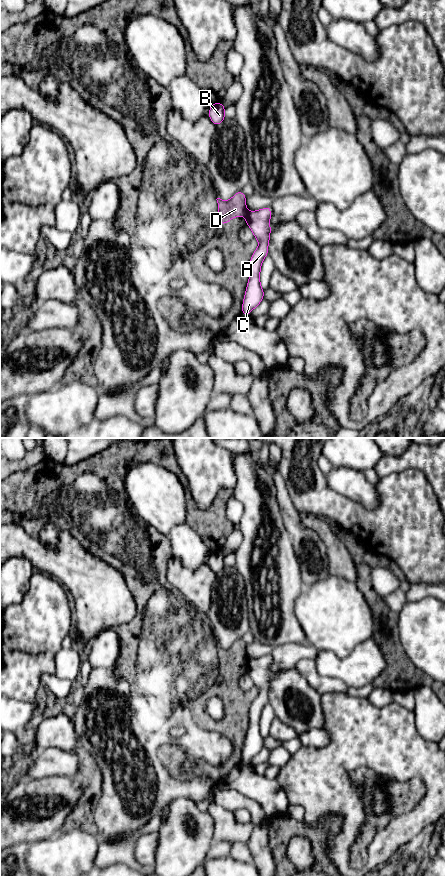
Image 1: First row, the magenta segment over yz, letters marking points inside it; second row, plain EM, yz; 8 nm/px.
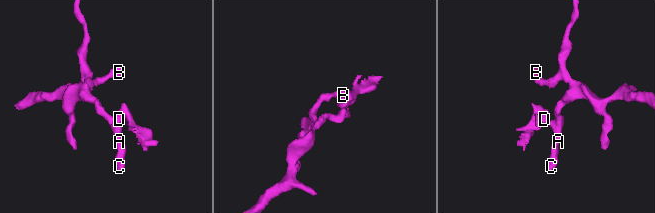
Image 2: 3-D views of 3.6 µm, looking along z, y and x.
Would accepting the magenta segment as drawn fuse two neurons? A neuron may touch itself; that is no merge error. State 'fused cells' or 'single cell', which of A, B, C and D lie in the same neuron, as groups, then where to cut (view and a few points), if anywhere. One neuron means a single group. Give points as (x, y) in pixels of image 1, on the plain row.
fused cells; groups A B C / D; cut yz (247, 660), (246, 669)

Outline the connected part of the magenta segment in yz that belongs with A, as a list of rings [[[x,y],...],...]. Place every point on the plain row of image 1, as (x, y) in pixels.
[[[271,654],[247,661],[246,672],[253,680],[254,686],[259,689],[259,693],[250,707],[250,723],[242,752],[242,762],[245,764],[248,764],[264,746],[264,738],[260,731],[260,719],[261,712],[268,703],[268,693],[272,679],[270,676]]]

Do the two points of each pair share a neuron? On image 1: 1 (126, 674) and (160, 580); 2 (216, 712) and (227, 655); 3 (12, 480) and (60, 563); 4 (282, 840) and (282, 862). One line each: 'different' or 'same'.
1: same
2: different
3: different
4: same

